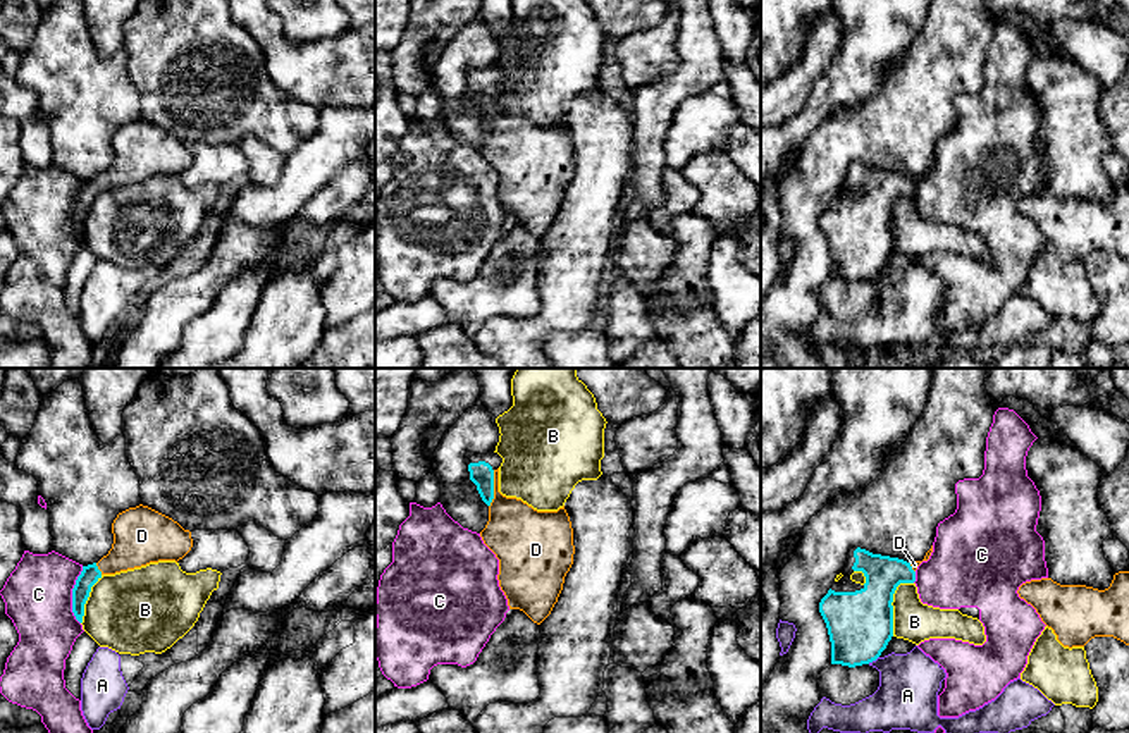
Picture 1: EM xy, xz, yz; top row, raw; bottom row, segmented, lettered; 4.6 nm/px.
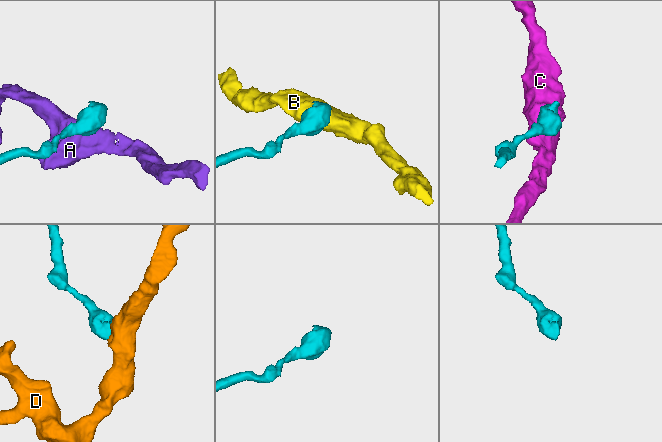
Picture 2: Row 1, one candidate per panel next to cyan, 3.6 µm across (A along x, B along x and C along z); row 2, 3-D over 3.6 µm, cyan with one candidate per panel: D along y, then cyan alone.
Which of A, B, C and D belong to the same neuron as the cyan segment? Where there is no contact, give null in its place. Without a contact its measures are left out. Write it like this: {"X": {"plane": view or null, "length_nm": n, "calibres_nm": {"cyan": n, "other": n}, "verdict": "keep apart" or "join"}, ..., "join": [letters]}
{"A": {"plane": "yz", "length_nm": 70, "calibres_nm": {"cyan": 300, "other": 280}, "verdict": "keep apart"}, "B": {"plane": "yz", "length_nm": 280, "calibres_nm": {"cyan": 300, "other": 190}, "verdict": "keep apart"}, "C": {"plane": "xy", "length_nm": 280, "calibres_nm": {"cyan": 90, "other": 320}, "verdict": "keep apart"}, "D": {"plane": "xz", "length_nm": 180, "calibres_nm": {"cyan": 110, "other": 280}, "verdict": "join"}, "join": ["D"]}

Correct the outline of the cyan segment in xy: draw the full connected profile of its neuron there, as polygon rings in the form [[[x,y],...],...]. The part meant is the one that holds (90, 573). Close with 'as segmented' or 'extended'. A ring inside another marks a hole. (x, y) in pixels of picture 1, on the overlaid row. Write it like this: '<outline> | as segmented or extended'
[[[143,504],[119,513],[112,523],[112,533],[114,544],[108,554],[98,563],[83,566],[72,588],[72,613],[79,623],[83,623],[91,587],[103,575],[115,575],[158,561],[177,563],[193,547],[189,530]]] | extended

